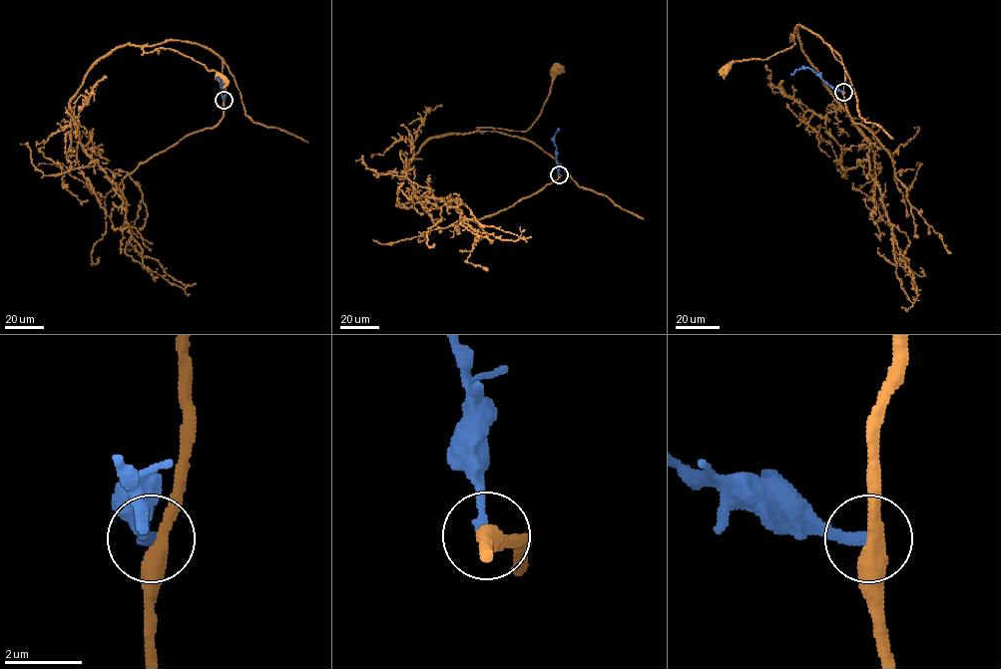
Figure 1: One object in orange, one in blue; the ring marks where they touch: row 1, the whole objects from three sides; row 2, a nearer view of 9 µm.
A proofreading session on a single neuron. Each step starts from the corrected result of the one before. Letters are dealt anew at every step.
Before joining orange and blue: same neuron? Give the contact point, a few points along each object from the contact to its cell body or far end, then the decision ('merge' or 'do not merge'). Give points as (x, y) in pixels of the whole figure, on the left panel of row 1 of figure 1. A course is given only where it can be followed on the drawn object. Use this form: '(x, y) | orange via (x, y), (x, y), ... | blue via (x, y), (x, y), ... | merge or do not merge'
(224, 100) | orange via (224, 100), (223, 60), (211, 50), (184, 41), (142, 48), (145, 53), (160, 48), (177, 51), (223, 79) | blue via (224, 100), (219, 78), (223, 85) | do not merge

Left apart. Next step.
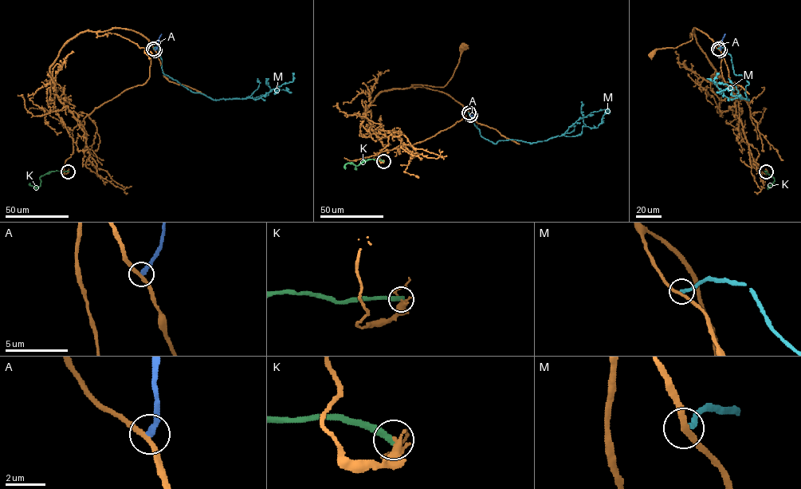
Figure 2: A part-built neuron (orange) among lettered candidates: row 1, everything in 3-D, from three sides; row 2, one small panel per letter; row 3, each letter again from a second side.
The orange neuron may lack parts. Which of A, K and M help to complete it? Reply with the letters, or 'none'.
none

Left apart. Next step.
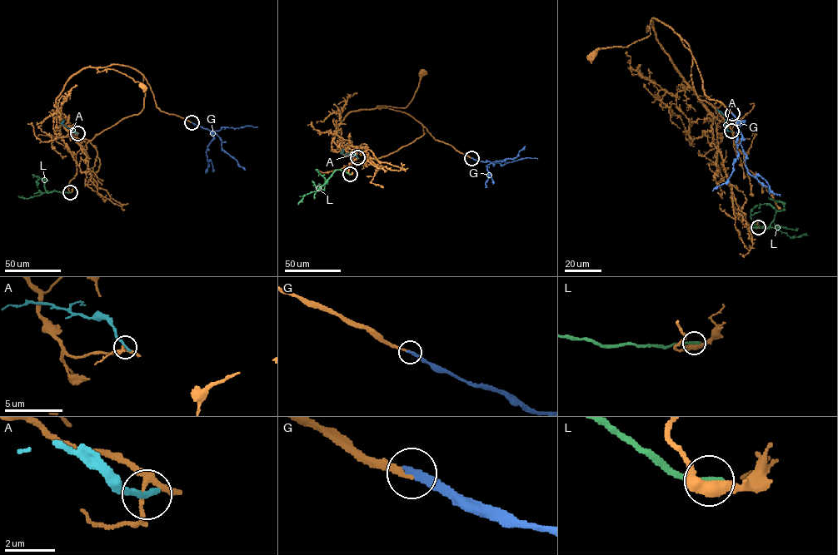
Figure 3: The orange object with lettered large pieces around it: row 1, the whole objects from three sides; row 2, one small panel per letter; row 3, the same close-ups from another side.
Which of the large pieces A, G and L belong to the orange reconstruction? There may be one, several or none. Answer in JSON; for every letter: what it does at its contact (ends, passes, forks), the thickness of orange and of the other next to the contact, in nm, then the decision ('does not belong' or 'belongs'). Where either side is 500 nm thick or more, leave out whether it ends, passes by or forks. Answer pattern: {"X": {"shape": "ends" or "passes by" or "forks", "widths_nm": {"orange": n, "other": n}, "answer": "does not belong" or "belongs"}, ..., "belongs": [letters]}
{"A": {"shape": "ends", "widths_nm": {"orange": 150, "other": 280}, "answer": "does not belong"}, "G": {"shape": "ends", "widths_nm": {"orange": 200, "other": 280}, "answer": "belongs"}, "L": {"shape": "ends", "widths_nm": {"orange": 440, "other": 280}, "answer": "does not belong"}, "belongs": ["G"]}

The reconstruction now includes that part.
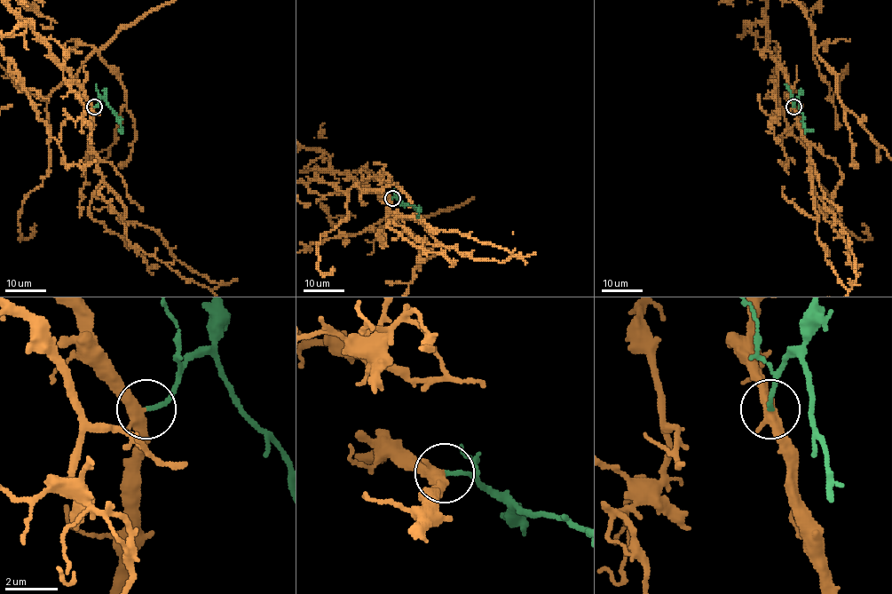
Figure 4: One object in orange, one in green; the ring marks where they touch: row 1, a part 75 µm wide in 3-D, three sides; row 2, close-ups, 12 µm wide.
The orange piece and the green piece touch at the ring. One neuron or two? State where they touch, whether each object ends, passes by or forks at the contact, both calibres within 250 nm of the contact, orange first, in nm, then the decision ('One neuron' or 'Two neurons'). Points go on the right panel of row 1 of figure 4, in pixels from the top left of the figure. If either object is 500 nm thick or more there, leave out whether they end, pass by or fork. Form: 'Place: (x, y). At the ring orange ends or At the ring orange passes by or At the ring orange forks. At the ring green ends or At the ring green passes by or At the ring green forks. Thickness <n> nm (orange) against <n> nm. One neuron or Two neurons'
Place: (793, 106). At the ring orange passes by. At the ring green ends. Thickness 400 nm (orange) against 150 nm. One neuron

